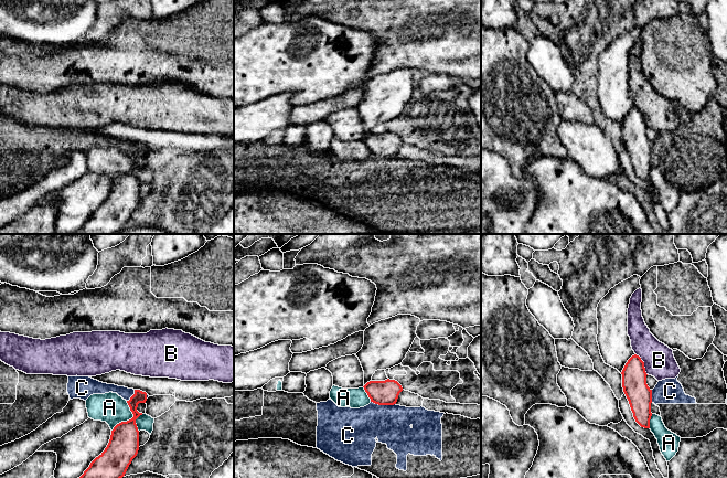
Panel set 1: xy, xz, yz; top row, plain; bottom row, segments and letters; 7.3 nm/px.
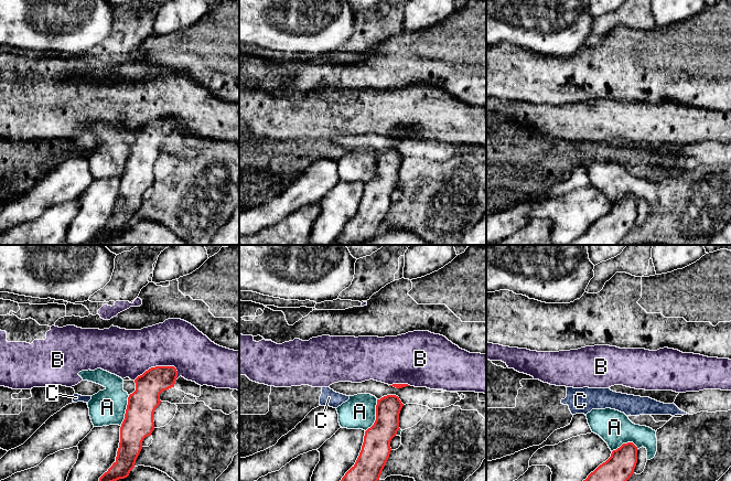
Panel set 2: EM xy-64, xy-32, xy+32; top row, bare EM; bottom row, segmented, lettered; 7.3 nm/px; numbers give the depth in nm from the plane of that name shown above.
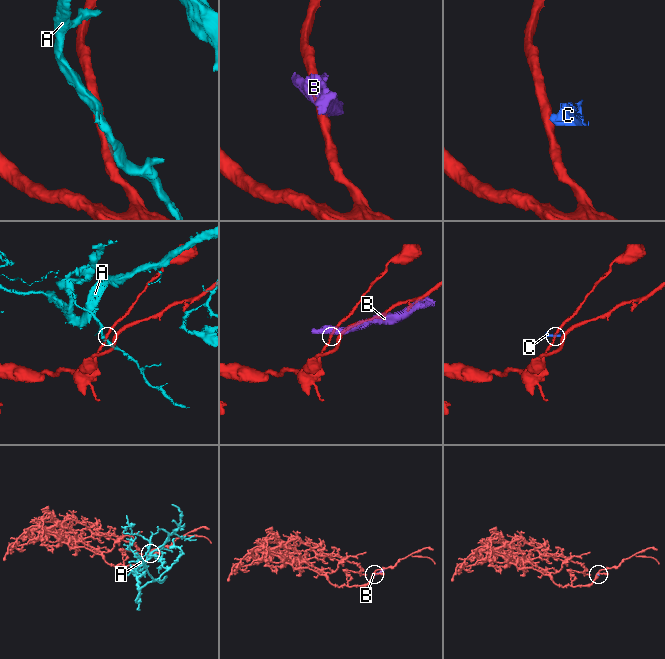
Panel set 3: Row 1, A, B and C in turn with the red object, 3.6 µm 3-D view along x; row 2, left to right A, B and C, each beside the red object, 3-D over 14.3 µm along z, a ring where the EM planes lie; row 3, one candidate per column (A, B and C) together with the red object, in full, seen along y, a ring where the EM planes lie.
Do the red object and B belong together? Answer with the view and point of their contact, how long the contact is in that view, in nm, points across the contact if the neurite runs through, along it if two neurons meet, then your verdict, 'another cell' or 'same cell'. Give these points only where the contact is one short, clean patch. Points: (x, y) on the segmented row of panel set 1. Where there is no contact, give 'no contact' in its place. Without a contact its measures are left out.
yz (643, 364) | 180 nm | another cell

